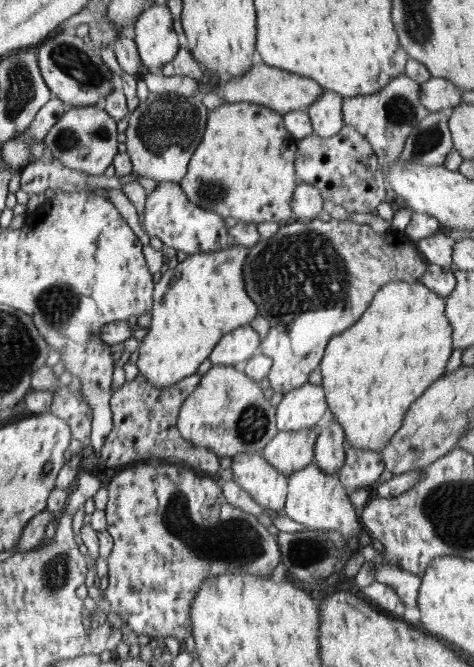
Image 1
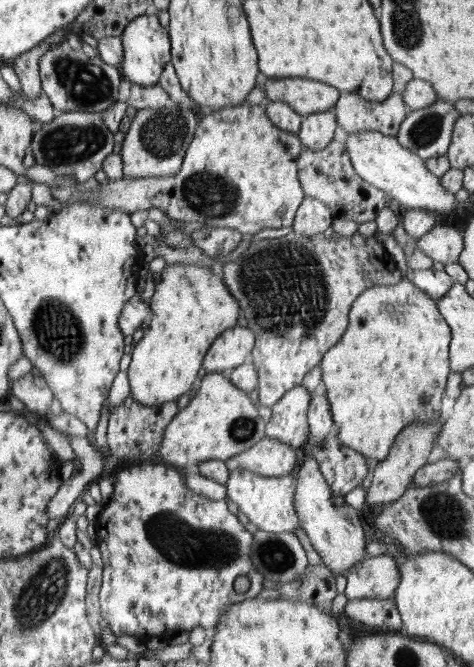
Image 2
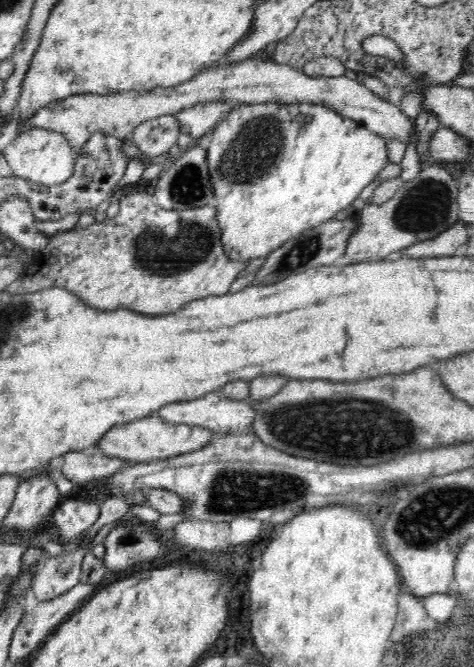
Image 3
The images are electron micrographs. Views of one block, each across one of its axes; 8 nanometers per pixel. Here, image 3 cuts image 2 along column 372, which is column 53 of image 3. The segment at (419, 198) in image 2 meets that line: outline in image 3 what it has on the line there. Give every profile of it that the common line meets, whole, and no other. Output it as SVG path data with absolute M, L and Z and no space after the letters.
M32 127L30 130L17 134L17 137L1 151L6 158L14 176L32 184L55 186L67 182L74 173L75 156L66 137L53 130Z

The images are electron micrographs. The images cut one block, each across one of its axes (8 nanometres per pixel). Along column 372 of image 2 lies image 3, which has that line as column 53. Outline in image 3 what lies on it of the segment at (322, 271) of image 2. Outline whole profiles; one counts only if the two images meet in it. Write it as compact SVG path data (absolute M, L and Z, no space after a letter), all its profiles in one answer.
M138 184L132 187L130 192L120 197L120 211L114 218L80 231L71 229L52 235L48 246L41 254L35 254L21 273L22 276L10 284L4 293L36 293L38 290L58 287L76 293L92 308L130 308L145 315L170 314L180 310L188 301L229 293L231 284L250 262L234 262L224 253L217 224L217 208L205 205L194 209L166 211L156 205L150 186Z

